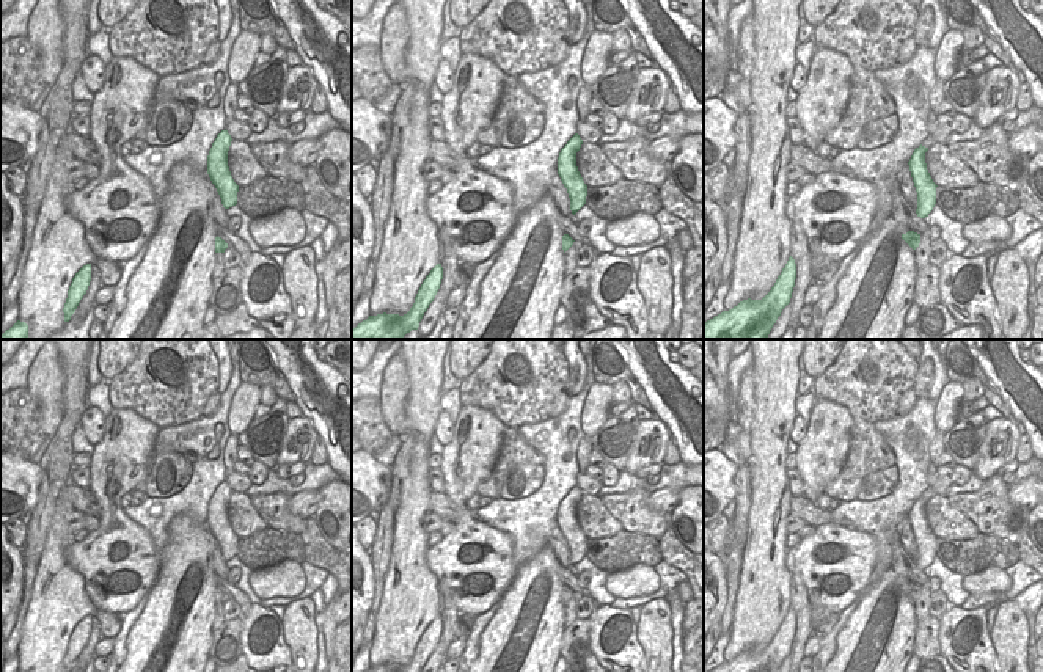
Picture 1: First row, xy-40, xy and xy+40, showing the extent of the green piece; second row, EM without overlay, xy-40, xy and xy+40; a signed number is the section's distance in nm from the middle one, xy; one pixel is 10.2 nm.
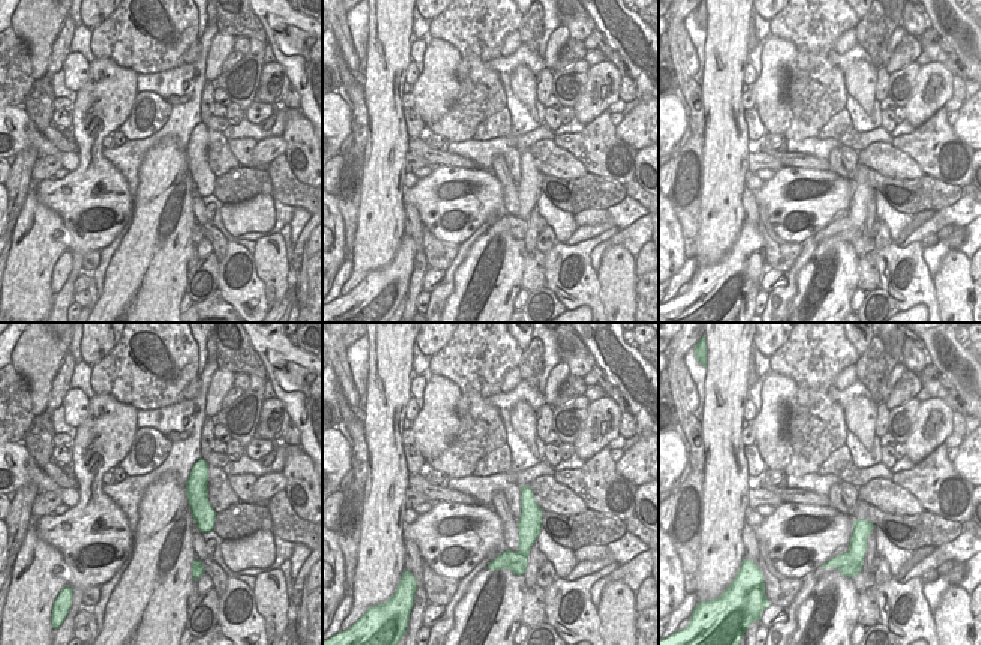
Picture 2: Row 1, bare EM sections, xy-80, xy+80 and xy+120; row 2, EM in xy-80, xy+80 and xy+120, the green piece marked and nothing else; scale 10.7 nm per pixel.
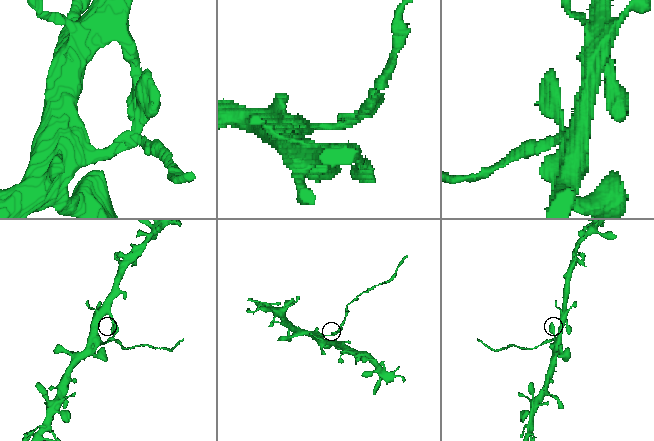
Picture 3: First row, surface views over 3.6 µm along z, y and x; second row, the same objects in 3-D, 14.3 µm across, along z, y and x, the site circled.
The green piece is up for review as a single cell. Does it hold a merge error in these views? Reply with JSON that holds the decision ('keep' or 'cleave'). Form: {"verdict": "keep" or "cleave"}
{"verdict": "cleave"}

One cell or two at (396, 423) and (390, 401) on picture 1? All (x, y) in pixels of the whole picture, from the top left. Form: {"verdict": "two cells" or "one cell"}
{"verdict": "one cell"}

